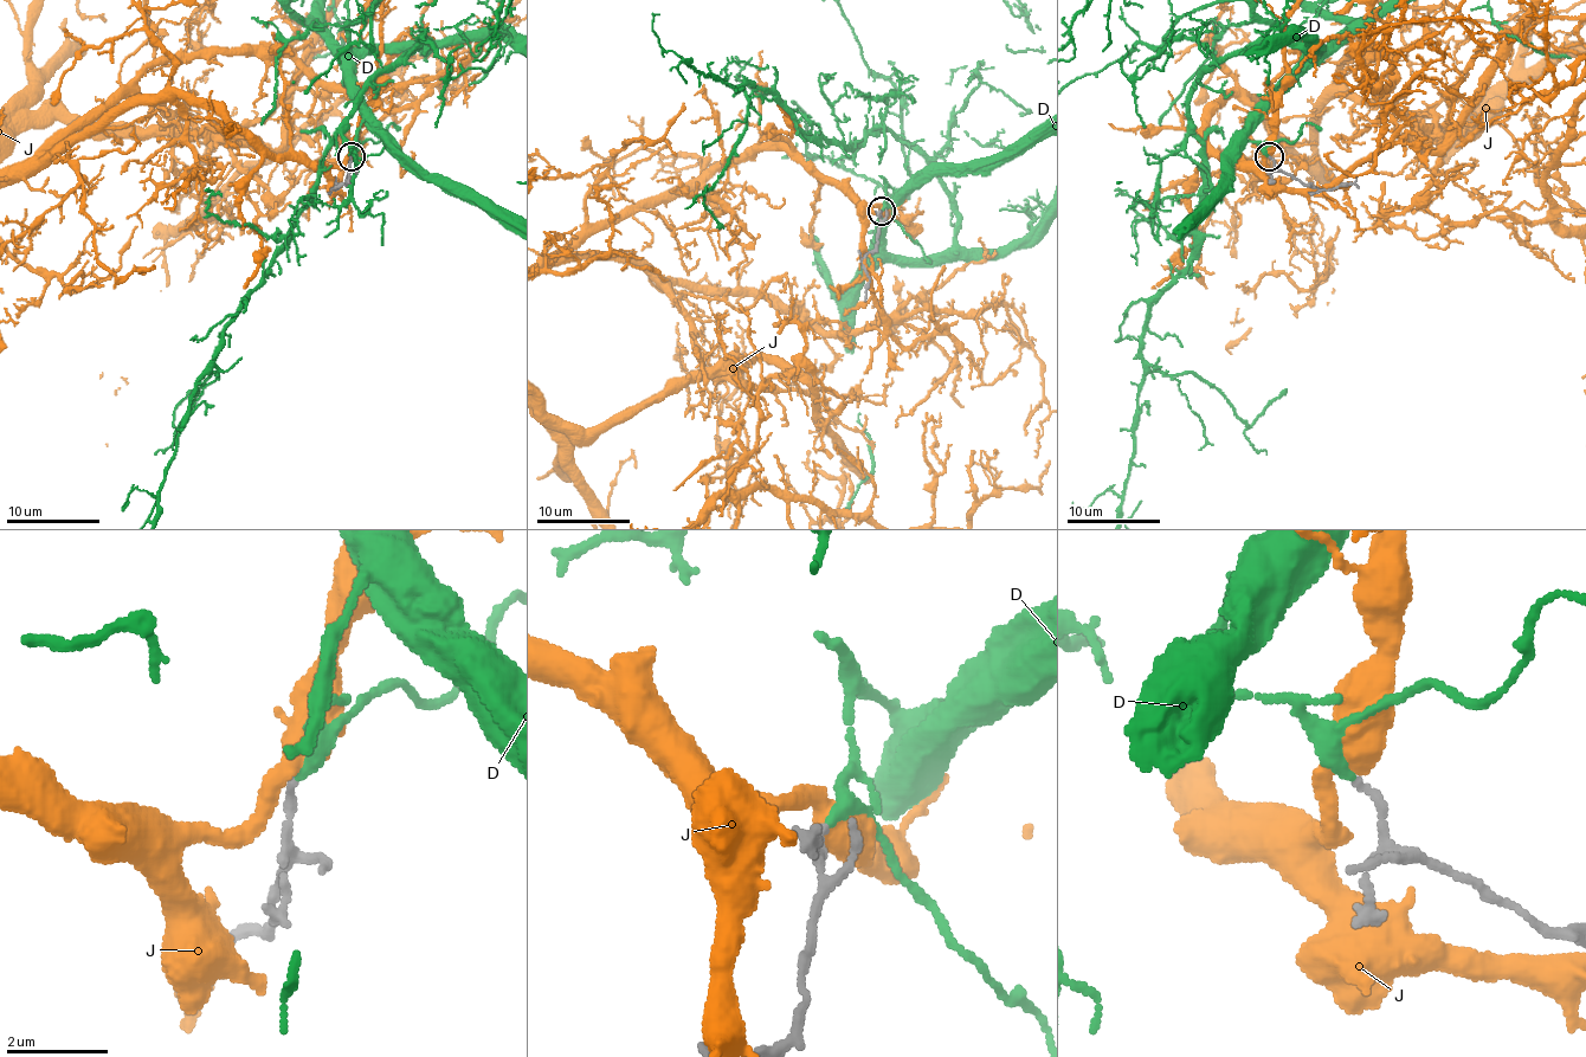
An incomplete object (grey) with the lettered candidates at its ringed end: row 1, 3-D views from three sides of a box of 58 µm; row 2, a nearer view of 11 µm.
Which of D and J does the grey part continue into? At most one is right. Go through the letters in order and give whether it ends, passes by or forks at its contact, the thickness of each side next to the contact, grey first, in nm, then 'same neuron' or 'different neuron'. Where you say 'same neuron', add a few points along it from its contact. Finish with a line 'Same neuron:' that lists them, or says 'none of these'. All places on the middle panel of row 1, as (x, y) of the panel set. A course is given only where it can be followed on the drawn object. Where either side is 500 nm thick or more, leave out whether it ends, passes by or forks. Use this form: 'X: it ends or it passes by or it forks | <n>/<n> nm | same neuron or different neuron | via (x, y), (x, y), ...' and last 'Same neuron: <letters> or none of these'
D: it ends | 150/320 nm | same neuron
J: it forks | 150/400 nm | different neuron
Same neuron: D

